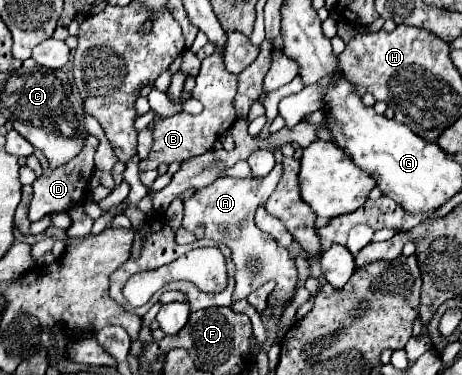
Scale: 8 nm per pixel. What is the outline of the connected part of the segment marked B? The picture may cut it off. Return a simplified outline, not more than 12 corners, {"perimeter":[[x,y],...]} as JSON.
{"perimeter":[[203,59],[191,93],[199,115],[155,117],[141,171],[211,149],[237,119],[237,75]]}

